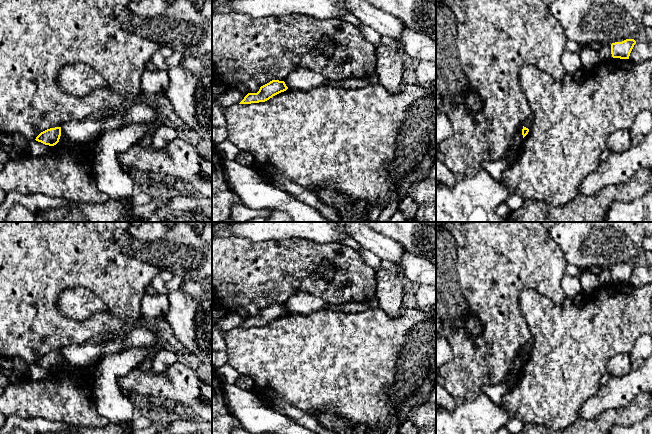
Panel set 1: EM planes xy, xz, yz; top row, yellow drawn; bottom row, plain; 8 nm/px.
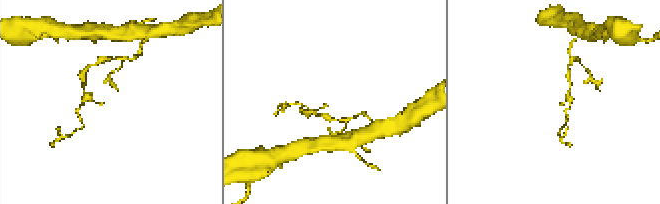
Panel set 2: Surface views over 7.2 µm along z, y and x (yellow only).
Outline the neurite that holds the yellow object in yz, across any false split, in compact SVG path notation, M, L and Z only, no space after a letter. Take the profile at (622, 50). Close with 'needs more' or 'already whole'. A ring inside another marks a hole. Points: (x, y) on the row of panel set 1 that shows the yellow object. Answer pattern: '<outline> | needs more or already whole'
M626 39L622 42L611 44L611 54L613 58L629 59L630 53L636 44L634 39Z | already whole

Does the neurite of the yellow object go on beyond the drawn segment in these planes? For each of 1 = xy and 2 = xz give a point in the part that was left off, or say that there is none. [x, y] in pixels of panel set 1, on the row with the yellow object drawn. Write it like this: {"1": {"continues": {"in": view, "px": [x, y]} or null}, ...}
{"1": {"continues": null}, "2": {"continues": null}}

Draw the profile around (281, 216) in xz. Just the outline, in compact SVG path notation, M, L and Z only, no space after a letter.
M280 211L272 213L265 222L292 222L292 218L286 212Z

